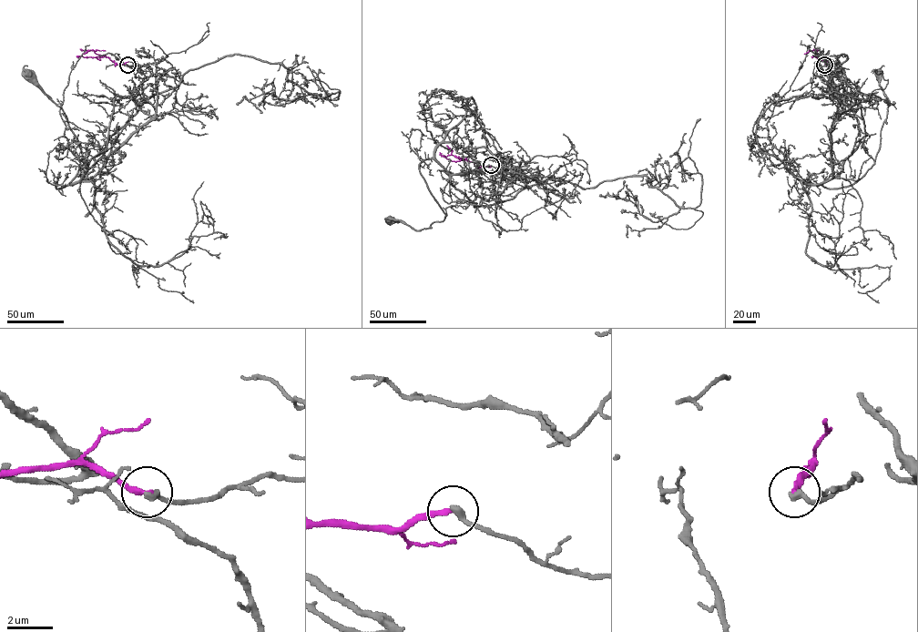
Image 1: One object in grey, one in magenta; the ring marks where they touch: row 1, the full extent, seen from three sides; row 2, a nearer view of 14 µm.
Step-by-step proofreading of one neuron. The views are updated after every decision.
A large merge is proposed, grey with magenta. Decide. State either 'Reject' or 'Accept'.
Reject

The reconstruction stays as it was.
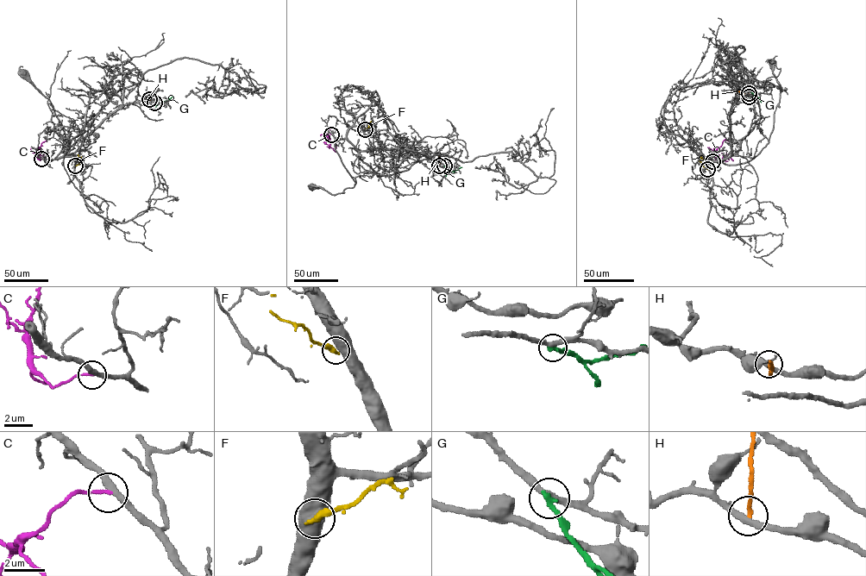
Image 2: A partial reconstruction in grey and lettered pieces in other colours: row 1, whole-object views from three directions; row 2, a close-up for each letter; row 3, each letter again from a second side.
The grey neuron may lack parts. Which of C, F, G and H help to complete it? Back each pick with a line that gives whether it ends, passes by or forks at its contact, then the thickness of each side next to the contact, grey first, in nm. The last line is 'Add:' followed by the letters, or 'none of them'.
Add: none of them

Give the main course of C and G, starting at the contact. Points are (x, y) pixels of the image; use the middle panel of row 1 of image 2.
C: (331, 134), (327, 136), (336, 148)
G: (444, 165), (451, 171), (461, 167)

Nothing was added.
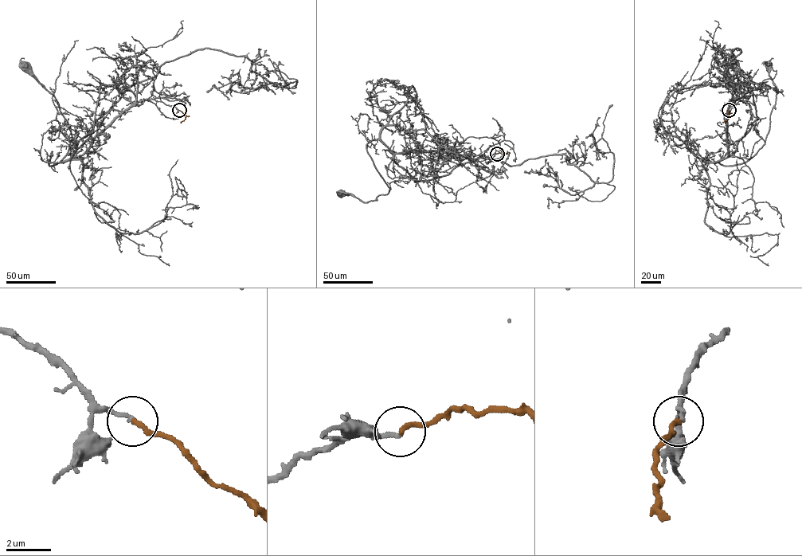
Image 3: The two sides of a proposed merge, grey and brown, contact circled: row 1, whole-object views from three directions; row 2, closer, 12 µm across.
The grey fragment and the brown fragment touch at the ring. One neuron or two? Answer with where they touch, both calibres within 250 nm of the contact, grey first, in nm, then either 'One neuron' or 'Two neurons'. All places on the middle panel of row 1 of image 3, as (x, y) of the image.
Place: (497, 154). Thickness 180 nm (grey) against 220 nm. One neuron

